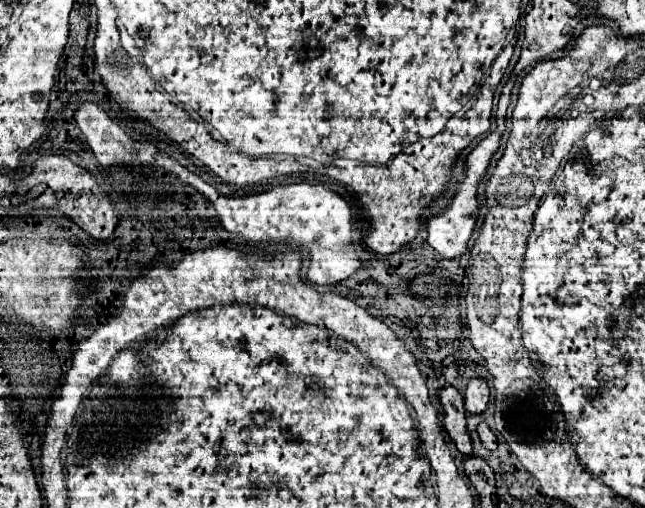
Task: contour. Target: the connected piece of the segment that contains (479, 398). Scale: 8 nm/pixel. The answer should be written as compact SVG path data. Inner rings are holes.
M472 379L464 393L466 411L472 415L480 415L488 407L488 385L484 379Z

